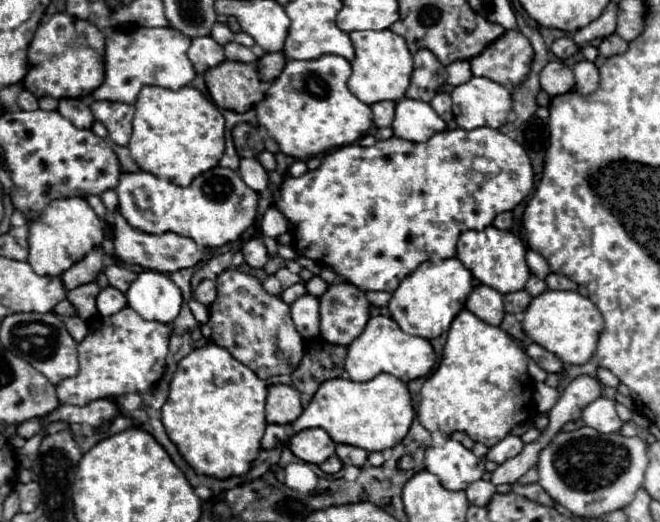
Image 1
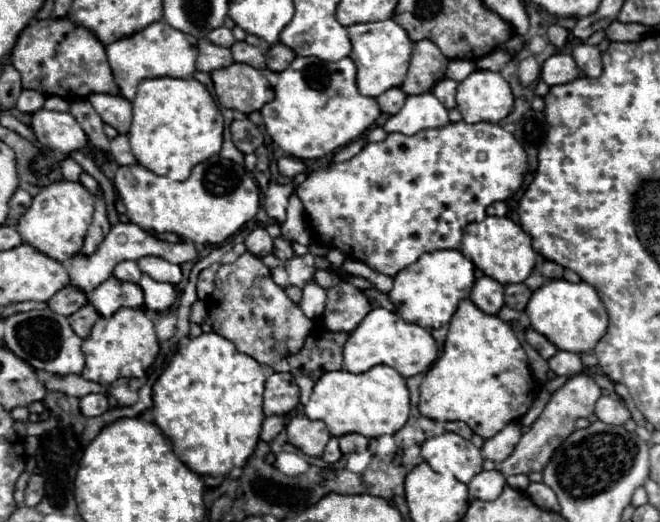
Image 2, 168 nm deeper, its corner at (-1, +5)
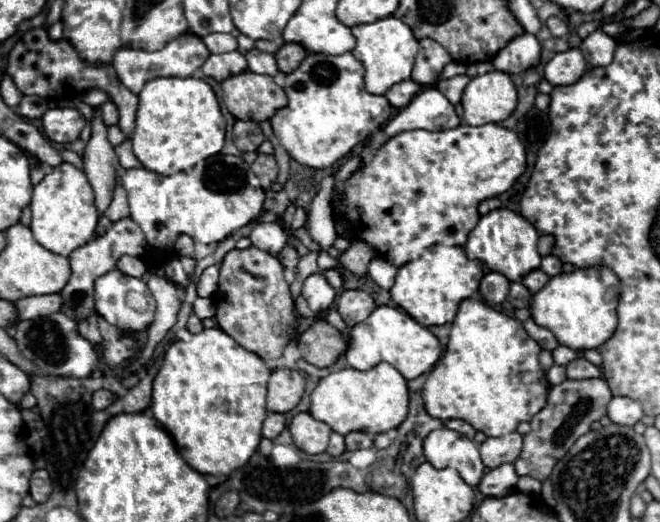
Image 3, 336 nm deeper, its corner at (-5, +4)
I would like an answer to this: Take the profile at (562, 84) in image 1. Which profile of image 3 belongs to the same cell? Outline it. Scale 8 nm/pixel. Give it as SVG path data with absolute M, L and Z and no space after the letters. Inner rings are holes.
M569 49L565 53L557 53L547 65L545 65L545 79L551 85L571 85L581 79L585 73L587 63L579 49Z

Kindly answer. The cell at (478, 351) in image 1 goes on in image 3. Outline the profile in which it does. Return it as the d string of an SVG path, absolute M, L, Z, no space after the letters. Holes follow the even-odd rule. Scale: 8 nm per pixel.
M465 299L455 315L447 351L437 361L423 385L423 401L427 413L441 421L463 419L473 425L473 429L483 431L487 437L501 437L515 431L521 421L531 421L547 401L549 385L545 381L545 371L539 367L539 353L541 347L525 333L517 319L495 311L483 301Z

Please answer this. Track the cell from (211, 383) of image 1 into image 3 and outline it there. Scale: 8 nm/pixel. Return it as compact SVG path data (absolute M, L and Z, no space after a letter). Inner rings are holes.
M219 327L203 329L193 335L191 341L175 341L165 353L163 365L153 381L153 417L165 427L173 437L181 457L203 475L229 475L235 469L243 467L249 457L255 453L261 441L261 425L267 417L265 397L267 397L267 379L271 371L265 361L243 349Z

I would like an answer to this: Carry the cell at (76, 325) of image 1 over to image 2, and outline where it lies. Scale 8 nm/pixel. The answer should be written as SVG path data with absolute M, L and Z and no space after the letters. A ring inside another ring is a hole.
M85 304L69 316L69 322L71 322L71 328L75 330L75 334L79 334L79 338L85 340L91 334L91 328L97 322L97 318L99 318L99 312L91 304Z

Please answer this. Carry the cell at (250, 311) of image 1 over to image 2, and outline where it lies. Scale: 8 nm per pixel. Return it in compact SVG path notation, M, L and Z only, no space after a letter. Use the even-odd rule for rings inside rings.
M251 252L241 254L231 264L219 266L213 300L209 300L209 320L219 336L231 340L239 352L249 354L265 366L273 366L277 360L299 352L313 328L313 322L301 312L301 308L273 282L269 268Z

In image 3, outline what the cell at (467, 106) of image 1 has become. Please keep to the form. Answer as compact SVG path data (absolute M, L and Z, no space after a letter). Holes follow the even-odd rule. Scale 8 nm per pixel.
M491 71L469 81L461 105L467 125L501 123L517 107L517 89L507 73Z

